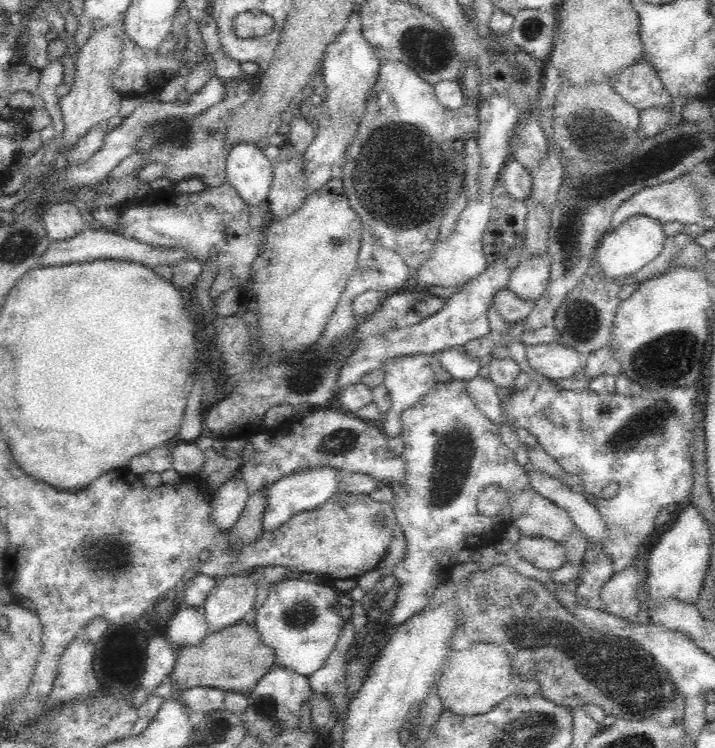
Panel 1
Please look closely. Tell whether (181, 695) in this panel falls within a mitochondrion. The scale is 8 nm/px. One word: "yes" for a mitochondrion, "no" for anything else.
no

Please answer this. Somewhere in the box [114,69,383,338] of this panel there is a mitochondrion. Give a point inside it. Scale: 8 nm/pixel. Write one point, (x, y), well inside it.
(184, 136)

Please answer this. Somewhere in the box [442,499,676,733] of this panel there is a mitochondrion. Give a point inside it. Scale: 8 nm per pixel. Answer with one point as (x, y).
(624, 694)

